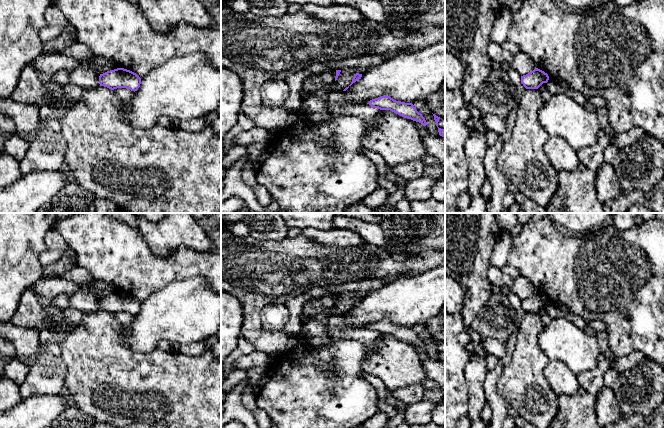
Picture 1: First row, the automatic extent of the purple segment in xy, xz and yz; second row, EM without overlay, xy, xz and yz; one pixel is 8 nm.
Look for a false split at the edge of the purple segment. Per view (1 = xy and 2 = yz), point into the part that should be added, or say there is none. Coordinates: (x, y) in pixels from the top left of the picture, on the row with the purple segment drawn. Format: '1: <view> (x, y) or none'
1: none
2: none

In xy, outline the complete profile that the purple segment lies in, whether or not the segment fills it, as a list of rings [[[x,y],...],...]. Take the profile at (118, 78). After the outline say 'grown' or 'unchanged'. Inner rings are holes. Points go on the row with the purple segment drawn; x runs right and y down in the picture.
[[[117,68],[100,74],[99,84],[111,90],[126,88],[135,92],[140,87],[141,78],[130,70]]] | unchanged

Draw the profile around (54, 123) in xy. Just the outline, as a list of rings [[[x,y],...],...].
[[[53,116],[48,122],[47,125],[54,132],[61,132],[61,124],[57,116]]]

